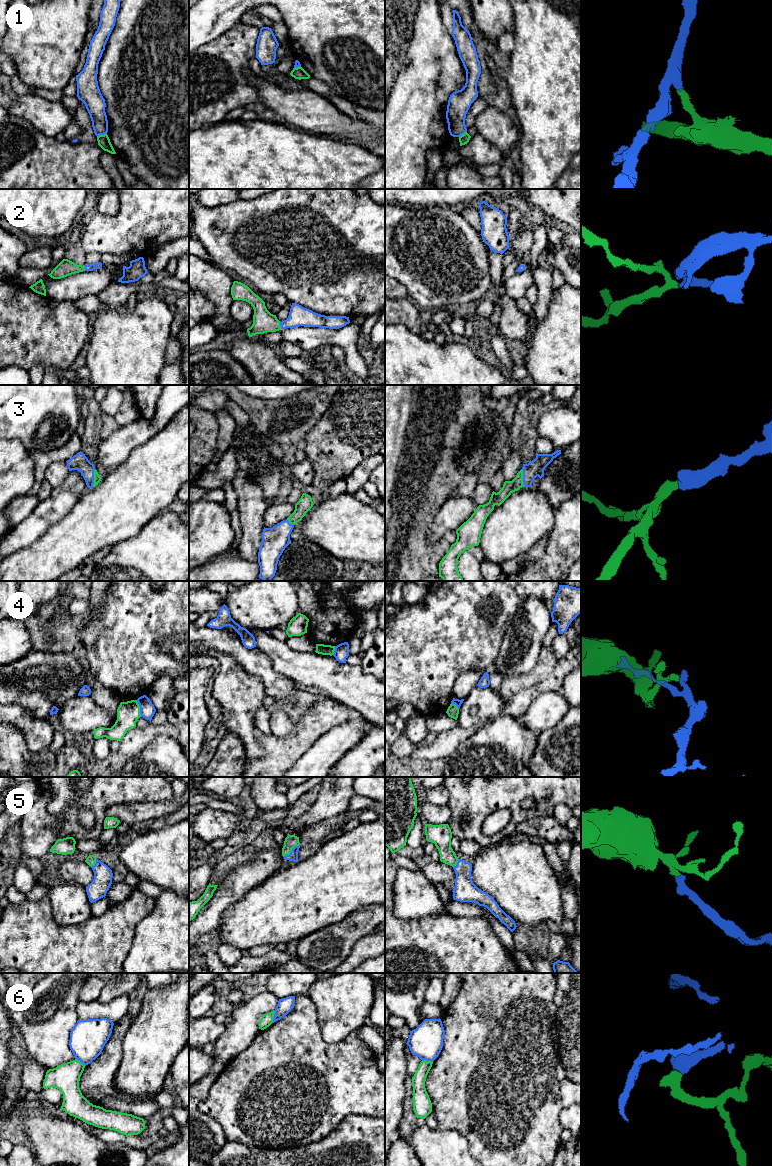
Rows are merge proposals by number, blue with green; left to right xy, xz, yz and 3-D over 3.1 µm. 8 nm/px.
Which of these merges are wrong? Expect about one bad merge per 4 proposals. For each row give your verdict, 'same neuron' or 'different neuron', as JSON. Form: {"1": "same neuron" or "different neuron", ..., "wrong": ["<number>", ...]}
{"1": "different neuron", "2": "same neuron", "3": "same neuron", "4": "different neuron", "5": "same neuron", "6": "different neuron", "wrong": ["1", "4", "6"]}

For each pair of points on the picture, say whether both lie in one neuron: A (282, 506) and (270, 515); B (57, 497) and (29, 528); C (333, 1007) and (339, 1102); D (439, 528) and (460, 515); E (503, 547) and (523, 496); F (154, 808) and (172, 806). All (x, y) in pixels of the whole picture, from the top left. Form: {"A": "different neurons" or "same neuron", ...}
{"A": "same neuron", "B": "same neuron", "C": "different neurons", "D": "same neuron", "E": "same neuron", "F": "same neuron"}

